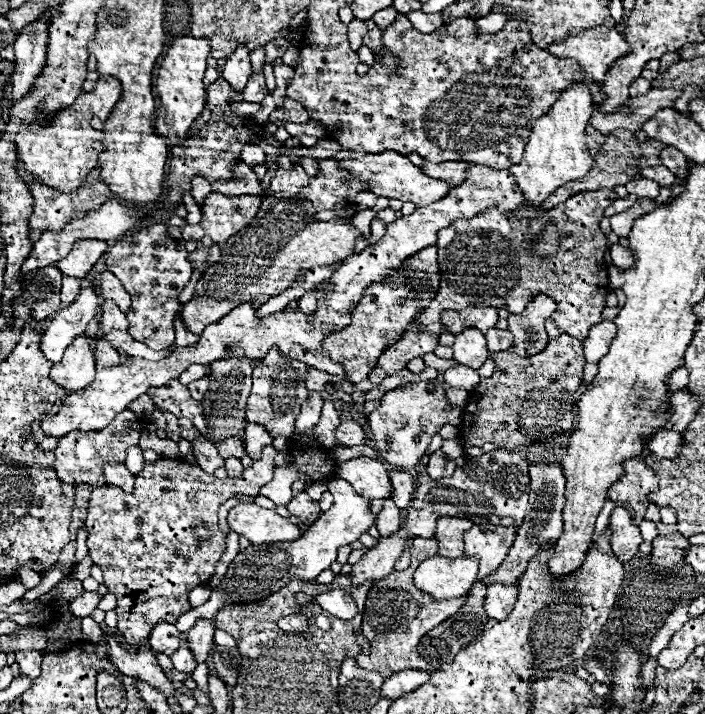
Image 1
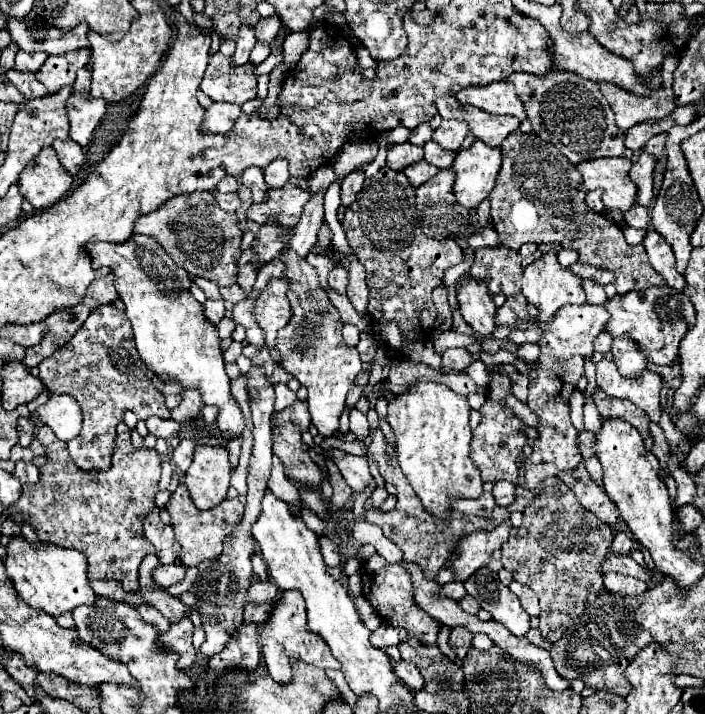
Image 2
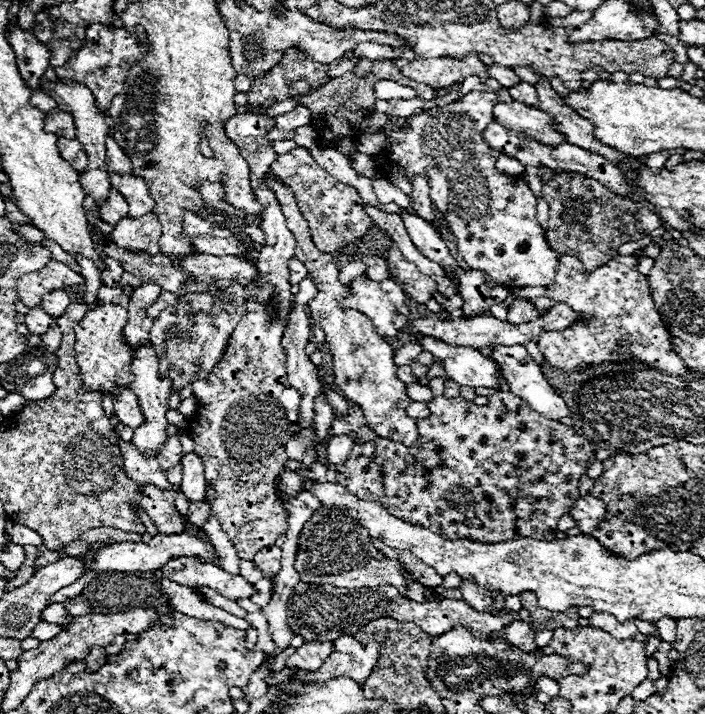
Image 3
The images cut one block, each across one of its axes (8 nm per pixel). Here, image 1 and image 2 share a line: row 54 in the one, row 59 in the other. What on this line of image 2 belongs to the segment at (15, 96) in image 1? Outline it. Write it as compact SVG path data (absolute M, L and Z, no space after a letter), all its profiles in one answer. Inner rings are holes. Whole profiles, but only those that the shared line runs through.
M18 50L18 54L16 54L16 70L22 70L22 72L38 72L46 58L48 58L48 54L44 54L44 52L32 52L30 54L30 52Z

